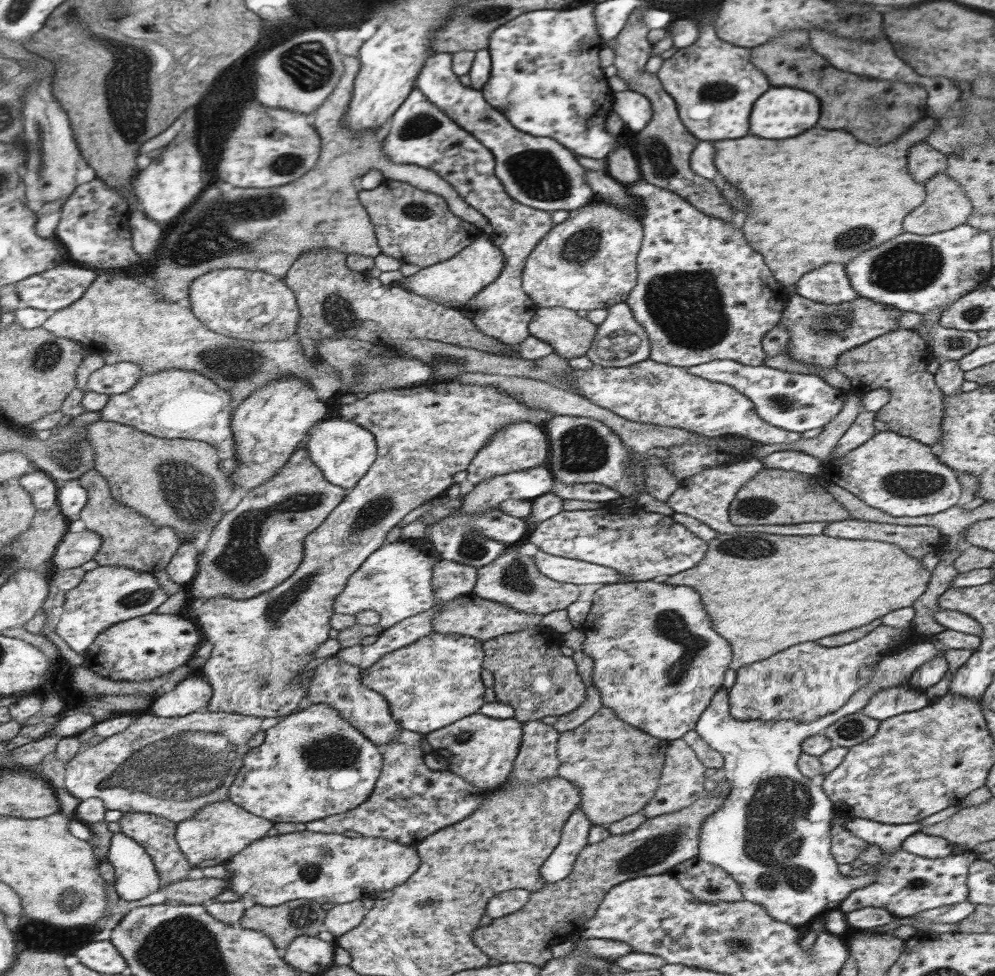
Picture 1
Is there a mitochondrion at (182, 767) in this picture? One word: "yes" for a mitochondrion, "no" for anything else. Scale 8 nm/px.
yes

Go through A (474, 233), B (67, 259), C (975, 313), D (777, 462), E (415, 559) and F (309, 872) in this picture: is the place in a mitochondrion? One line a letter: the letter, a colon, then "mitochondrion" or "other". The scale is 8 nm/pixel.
A: other
B: other
C: mitochondrion
D: other
E: other
F: mitochondrion

